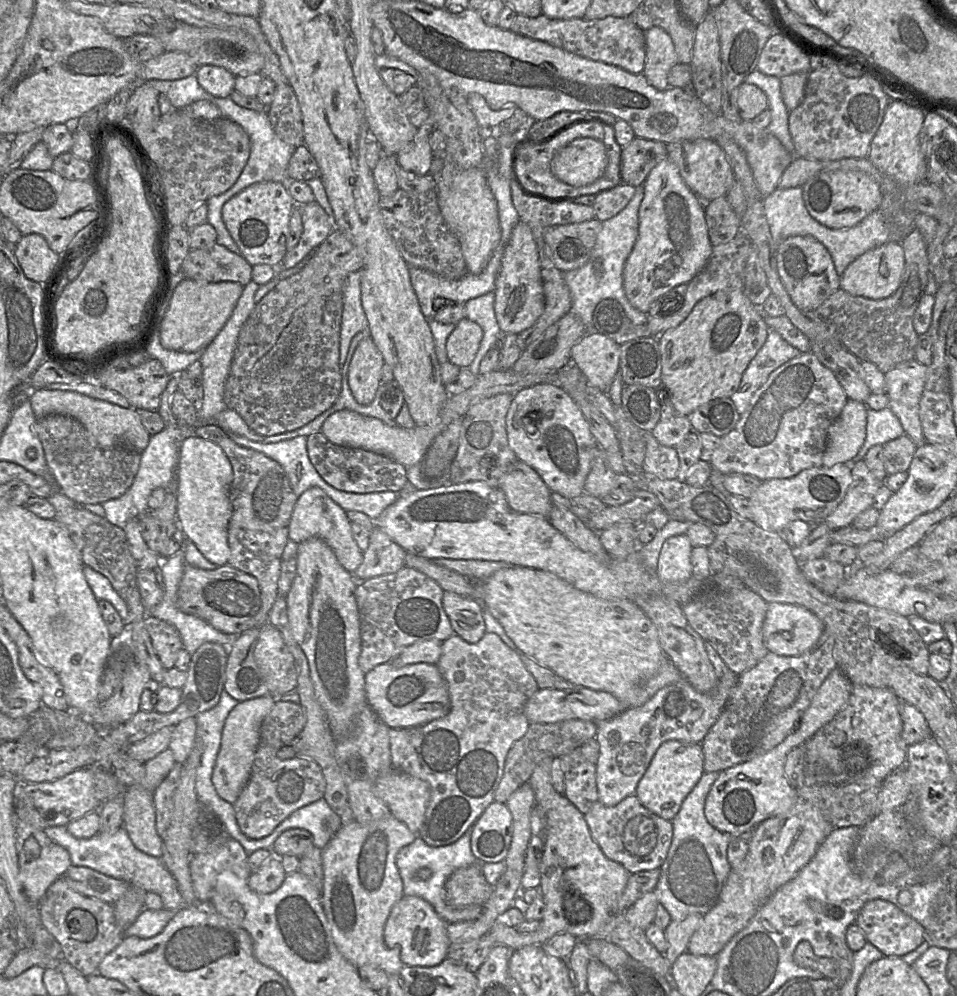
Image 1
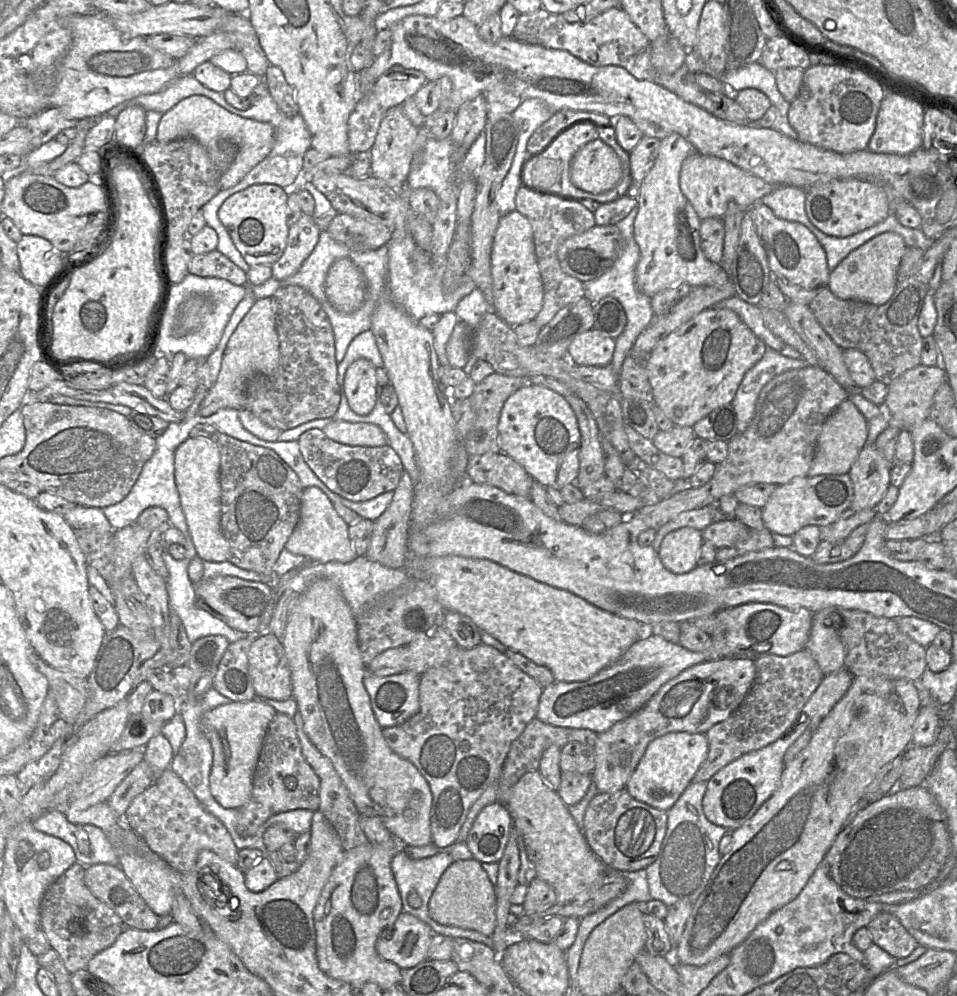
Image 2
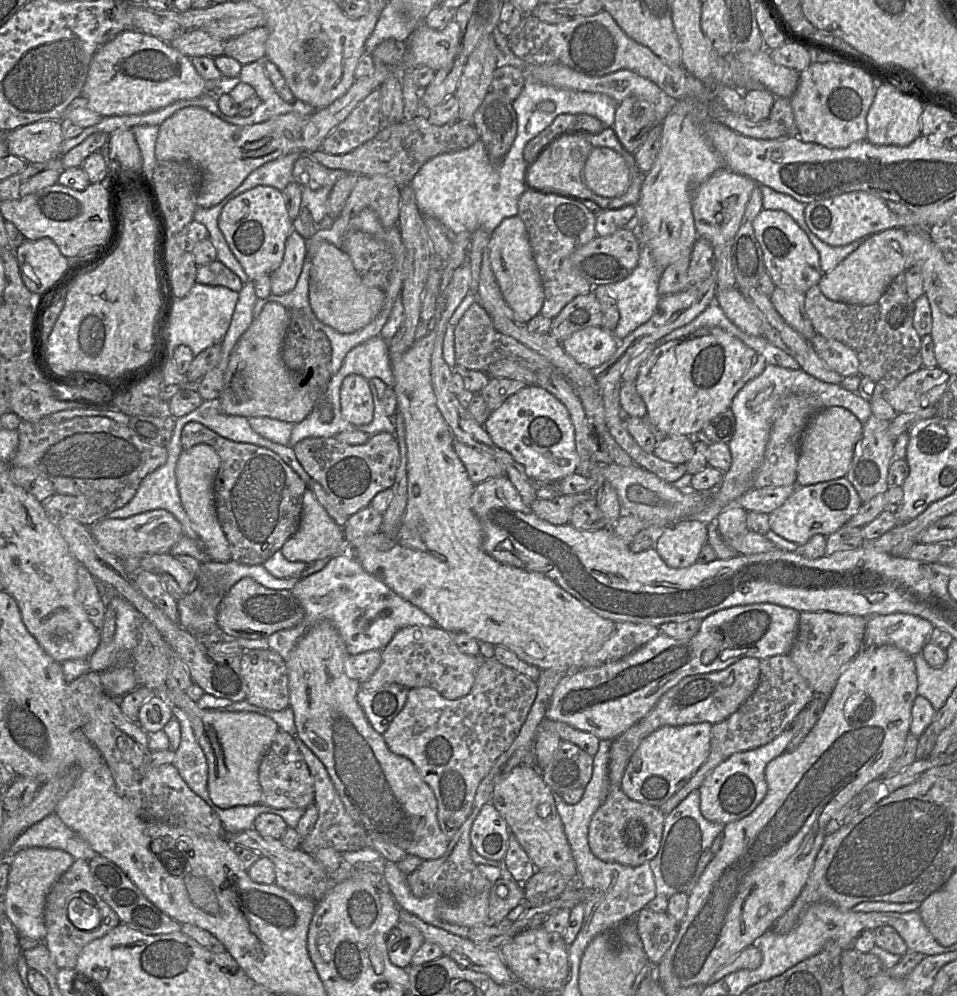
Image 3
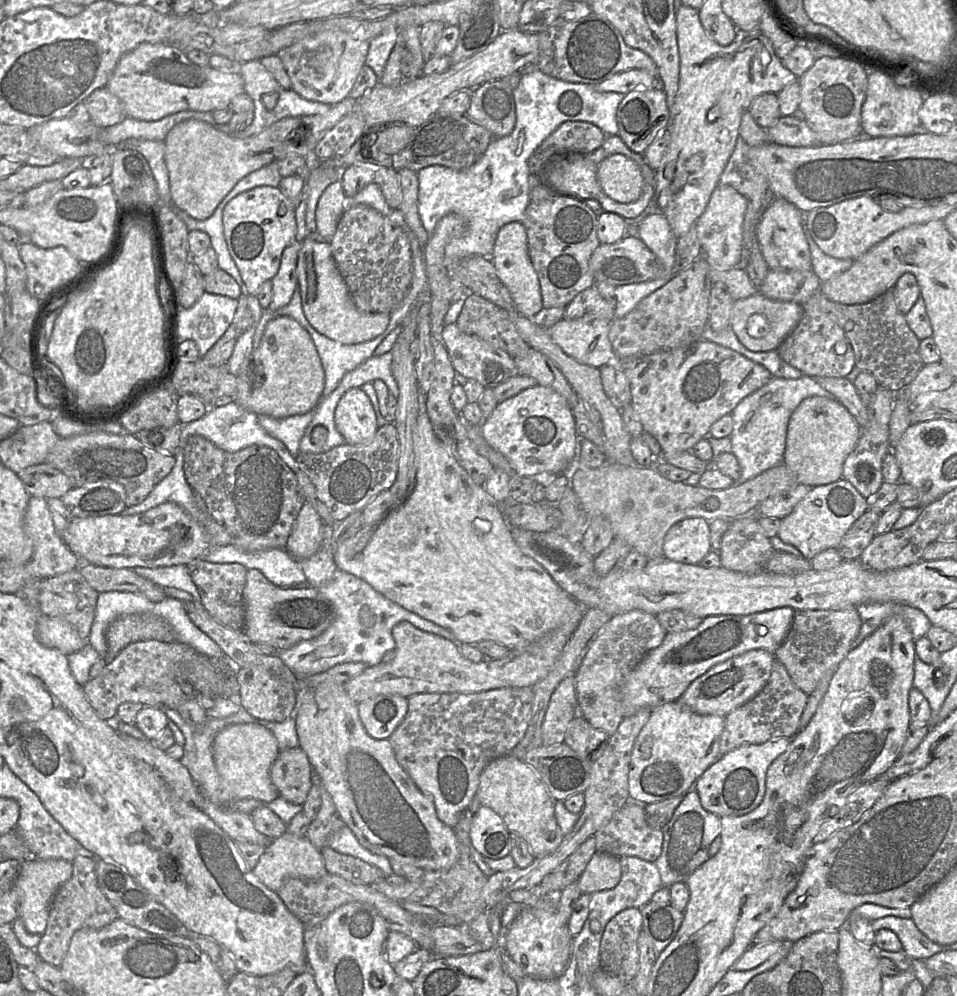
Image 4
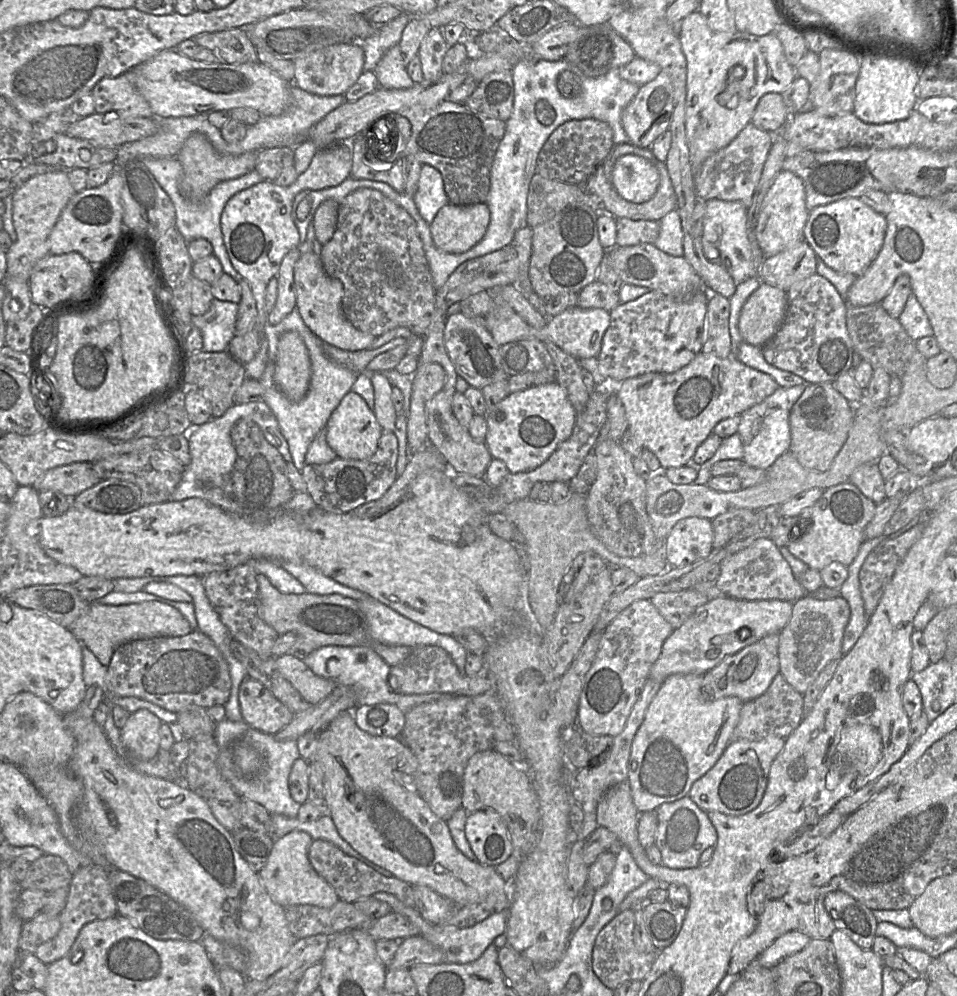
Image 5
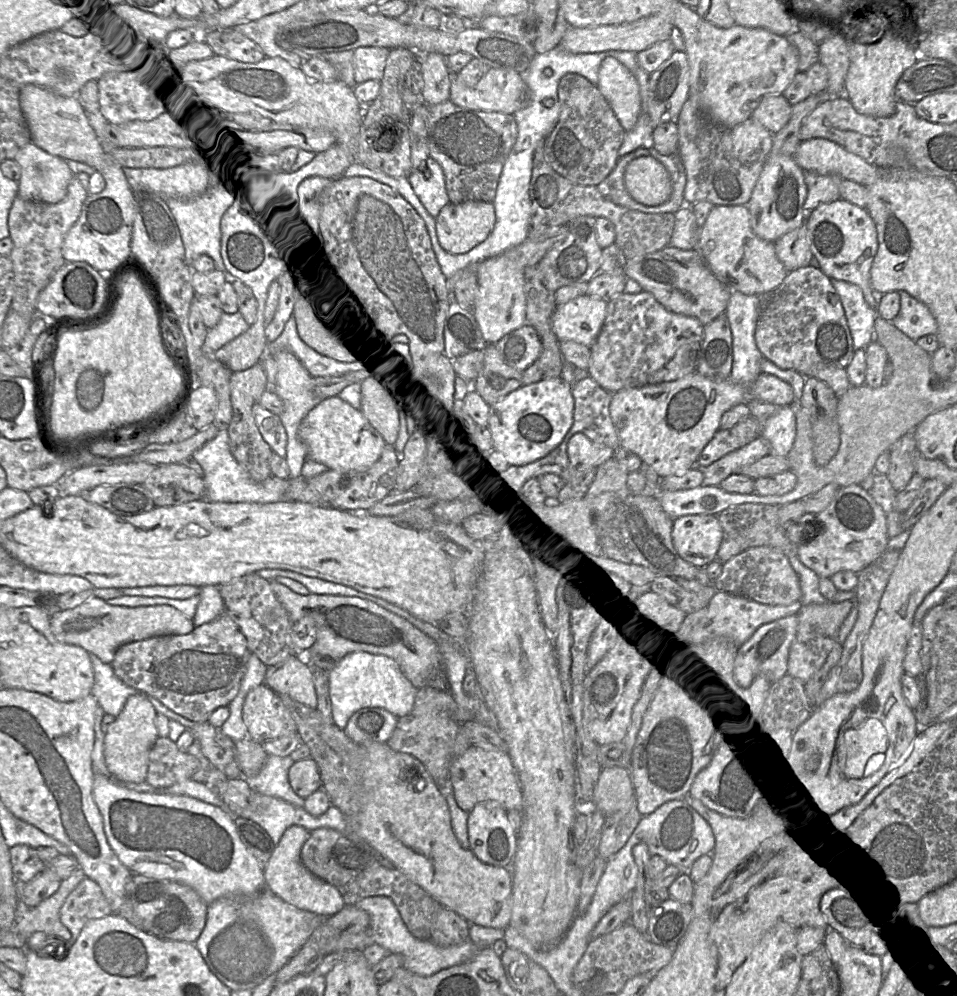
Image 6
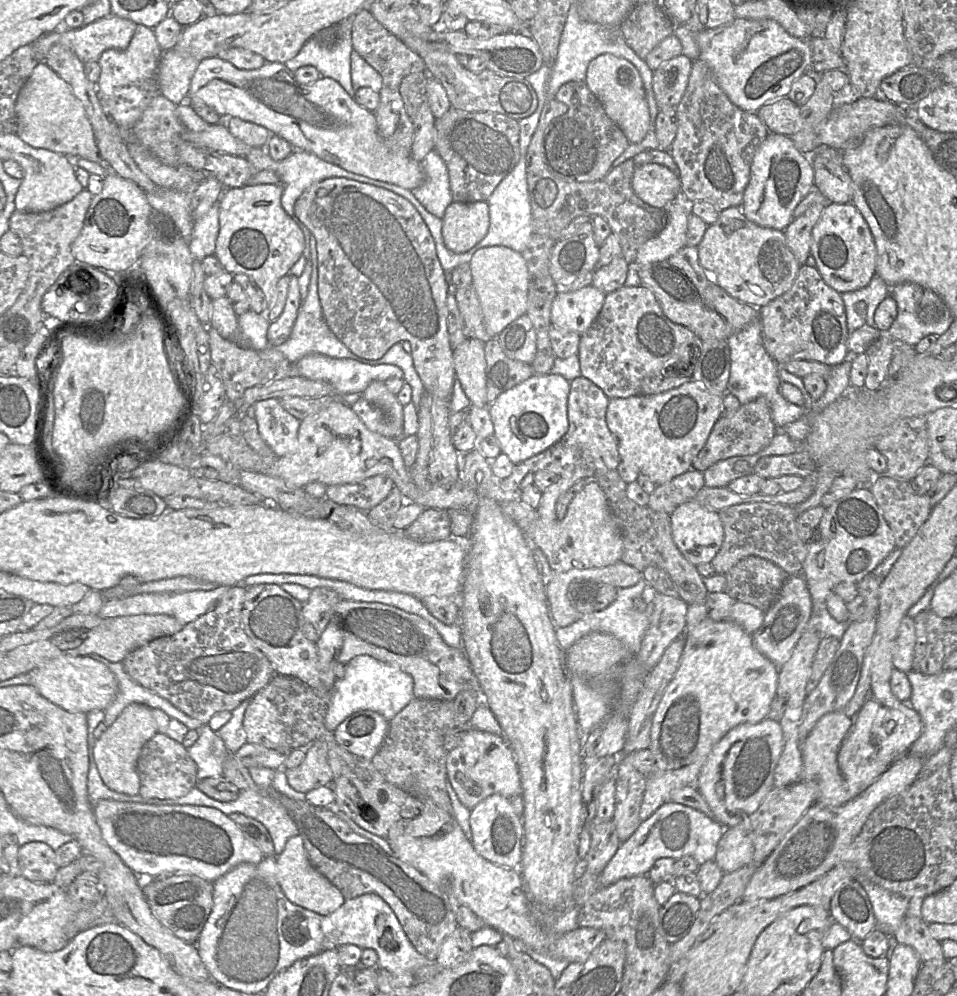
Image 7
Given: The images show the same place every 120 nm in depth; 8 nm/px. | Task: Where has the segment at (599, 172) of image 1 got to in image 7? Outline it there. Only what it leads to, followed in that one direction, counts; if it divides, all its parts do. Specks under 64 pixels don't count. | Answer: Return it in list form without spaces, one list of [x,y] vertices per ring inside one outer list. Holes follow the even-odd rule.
[[[657,163],[635,168],[631,185],[639,199],[655,208],[665,208],[682,193],[679,176]]]

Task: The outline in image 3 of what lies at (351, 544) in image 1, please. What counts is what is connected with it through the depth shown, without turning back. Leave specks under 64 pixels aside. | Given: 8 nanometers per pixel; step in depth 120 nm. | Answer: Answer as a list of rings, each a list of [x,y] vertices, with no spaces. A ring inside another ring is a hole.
[[[306,489],[302,499],[302,517],[297,531],[280,549],[284,557],[291,562],[311,563],[318,559],[332,558],[346,550],[344,529],[339,526],[317,501],[314,493]]]

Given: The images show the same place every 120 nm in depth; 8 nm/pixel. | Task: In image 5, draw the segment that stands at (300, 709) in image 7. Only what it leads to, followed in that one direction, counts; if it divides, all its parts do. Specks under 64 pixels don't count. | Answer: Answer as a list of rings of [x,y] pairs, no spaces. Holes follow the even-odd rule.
[[[249,676],[240,684],[239,704],[245,723],[267,734],[276,735],[293,718],[293,713],[281,701]]]

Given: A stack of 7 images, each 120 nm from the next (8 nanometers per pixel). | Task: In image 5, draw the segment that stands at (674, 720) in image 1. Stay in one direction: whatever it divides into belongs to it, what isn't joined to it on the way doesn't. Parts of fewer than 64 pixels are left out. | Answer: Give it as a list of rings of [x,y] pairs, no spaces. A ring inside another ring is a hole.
[[[779,633],[770,634],[759,641],[726,657],[721,663],[704,674],[702,694],[705,699],[716,700],[723,697],[737,697],[742,702],[762,695],[779,671]]]

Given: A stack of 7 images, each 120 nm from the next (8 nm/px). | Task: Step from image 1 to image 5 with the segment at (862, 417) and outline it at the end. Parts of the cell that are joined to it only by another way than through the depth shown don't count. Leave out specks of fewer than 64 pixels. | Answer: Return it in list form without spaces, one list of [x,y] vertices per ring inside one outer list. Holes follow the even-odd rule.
[[[833,383],[808,384],[789,414],[789,452],[811,471],[826,471],[847,440],[853,424],[853,404],[835,390]]]

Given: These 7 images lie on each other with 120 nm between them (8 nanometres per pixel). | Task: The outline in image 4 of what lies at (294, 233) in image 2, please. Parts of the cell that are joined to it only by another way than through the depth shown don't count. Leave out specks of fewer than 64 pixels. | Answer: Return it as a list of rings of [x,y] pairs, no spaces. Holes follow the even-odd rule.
[[[297,240],[291,242],[283,251],[280,266],[272,278],[272,301],[268,307],[277,310],[287,305],[297,288],[297,259],[301,243]]]

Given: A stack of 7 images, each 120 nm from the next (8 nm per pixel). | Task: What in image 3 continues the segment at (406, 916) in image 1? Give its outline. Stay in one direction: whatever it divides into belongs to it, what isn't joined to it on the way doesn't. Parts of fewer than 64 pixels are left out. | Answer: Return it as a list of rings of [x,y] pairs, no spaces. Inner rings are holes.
[[[399,920],[386,942],[390,962],[407,969],[411,965],[412,956],[423,943],[423,936],[414,926]]]

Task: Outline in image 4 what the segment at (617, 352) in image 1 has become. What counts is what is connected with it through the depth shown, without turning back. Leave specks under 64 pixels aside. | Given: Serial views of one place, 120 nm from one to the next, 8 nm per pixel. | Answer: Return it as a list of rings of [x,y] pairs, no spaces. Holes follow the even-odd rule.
[[[562,319],[548,328],[552,340],[576,361],[595,368],[615,363],[615,354],[609,340],[610,322],[605,319]]]

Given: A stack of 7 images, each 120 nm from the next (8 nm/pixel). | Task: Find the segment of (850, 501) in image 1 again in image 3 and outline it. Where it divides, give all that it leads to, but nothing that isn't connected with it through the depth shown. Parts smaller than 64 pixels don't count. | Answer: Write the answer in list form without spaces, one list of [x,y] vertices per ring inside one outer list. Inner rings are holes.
[[[873,414],[863,423],[860,440],[856,443],[847,474],[847,480],[857,491],[861,501],[866,503],[874,496],[888,489],[888,469],[894,457],[894,440],[889,432],[888,420],[879,419]]]

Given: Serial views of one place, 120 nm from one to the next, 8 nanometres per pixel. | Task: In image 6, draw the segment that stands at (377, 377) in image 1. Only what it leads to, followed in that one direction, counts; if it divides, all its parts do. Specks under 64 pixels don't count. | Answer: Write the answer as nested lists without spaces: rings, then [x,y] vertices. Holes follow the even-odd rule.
[[[339,395],[323,399],[300,426],[300,437],[307,447],[307,458],[337,471],[365,471],[381,456],[386,446],[382,435],[370,424],[361,410]]]

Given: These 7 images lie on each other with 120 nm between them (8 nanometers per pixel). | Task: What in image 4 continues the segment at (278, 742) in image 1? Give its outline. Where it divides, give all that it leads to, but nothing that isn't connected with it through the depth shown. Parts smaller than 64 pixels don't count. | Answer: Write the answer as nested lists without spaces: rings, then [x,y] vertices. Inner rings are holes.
[[[301,747],[279,752],[270,769],[270,778],[280,797],[303,805],[313,784],[313,769]]]

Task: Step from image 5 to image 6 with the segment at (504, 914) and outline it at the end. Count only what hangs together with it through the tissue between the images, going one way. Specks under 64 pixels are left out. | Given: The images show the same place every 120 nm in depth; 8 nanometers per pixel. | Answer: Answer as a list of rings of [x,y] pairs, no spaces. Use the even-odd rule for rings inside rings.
[[[370,896],[354,904],[369,915],[367,930],[370,943],[379,944],[386,951],[403,956],[403,968],[420,976],[430,976],[442,969],[449,968],[471,960],[478,952],[479,946],[469,939],[461,944],[448,947],[436,945],[431,939],[420,940],[414,937],[406,927],[394,902],[386,896]]]

